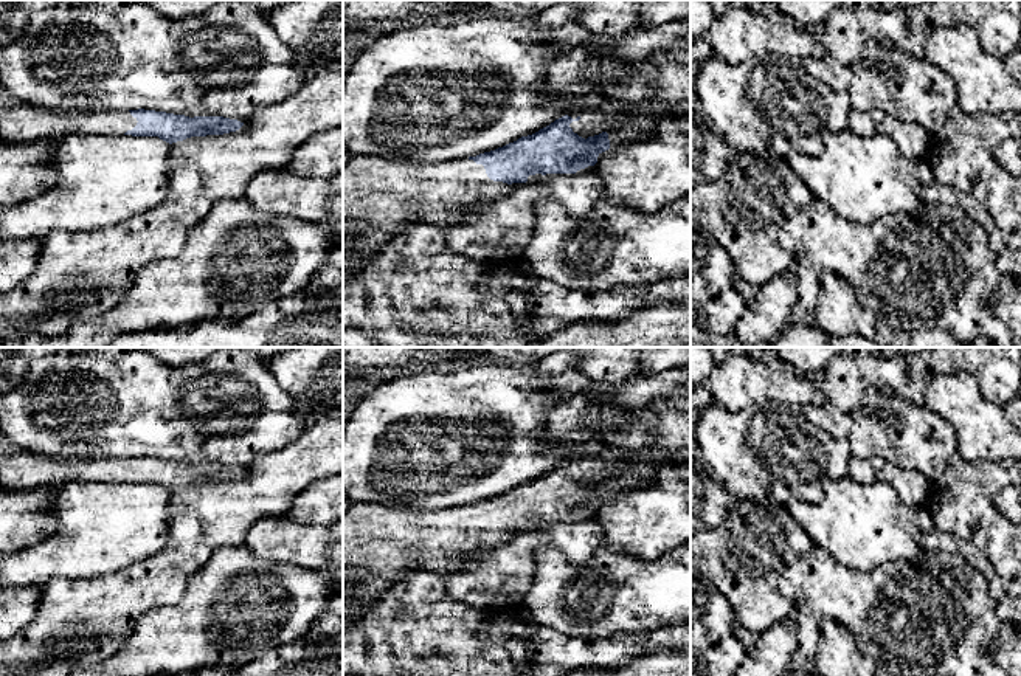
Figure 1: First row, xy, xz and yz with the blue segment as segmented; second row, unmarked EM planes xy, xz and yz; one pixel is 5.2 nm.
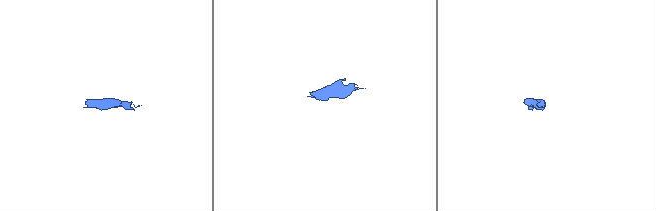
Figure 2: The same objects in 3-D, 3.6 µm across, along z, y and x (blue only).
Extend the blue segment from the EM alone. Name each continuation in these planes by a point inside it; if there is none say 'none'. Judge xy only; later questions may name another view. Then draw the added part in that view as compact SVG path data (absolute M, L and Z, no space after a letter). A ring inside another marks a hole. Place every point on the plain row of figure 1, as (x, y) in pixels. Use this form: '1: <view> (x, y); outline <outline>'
1: xy (20, 470); outline M0 439L0 488L23 493L67 482L124 482L137 473L129 457L65 460L25 451Z

